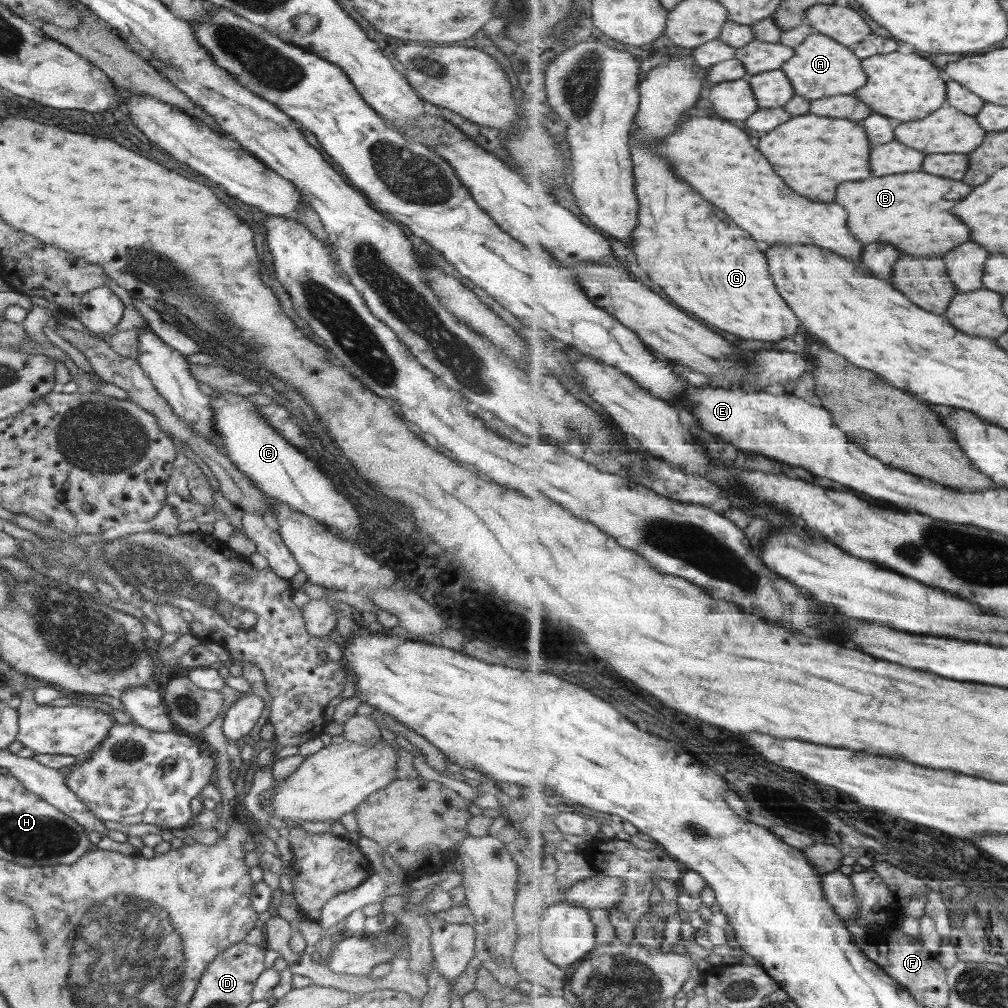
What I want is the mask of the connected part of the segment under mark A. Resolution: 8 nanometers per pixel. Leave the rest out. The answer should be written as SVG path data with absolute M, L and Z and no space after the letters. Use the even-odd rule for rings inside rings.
M814 33L796 49L796 56L789 60L783 69L795 84L796 94L810 98L823 99L836 94L852 94L868 84L868 72L864 63L855 52L854 47L834 39L824 33Z

